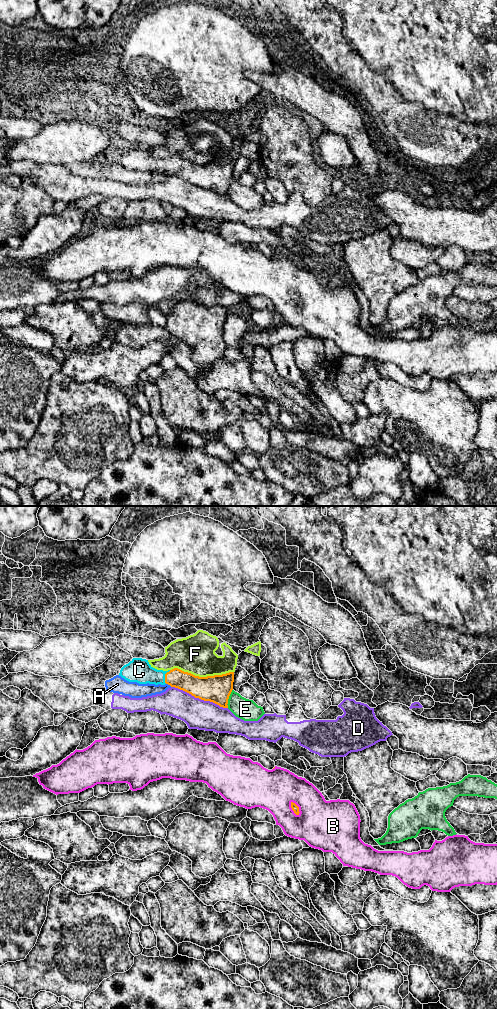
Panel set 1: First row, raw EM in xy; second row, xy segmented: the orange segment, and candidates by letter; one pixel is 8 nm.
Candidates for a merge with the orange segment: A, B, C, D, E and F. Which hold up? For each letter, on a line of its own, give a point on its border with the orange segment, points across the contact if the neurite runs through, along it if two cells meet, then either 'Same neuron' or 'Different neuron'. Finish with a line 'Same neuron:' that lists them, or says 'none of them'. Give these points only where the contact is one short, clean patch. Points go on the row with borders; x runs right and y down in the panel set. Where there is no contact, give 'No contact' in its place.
A: Touches orange at xy (169, 684). Boundary: xy (166, 683), (171, 686). Different neuron
B: Touches orange at xy (292, 809). Different neuron
C: Touches orange at xy (165, 676). Path across: xy (194, 685), (175, 677), (165, 676), (152, 676), (139, 670). Same neuron
D: Touches orange at xy (199, 698). Different neuron
E: Touches orange at xy (228, 698). Different neuron
F: Touches orange at xy (202, 677). Different neuron
Same neuron: C

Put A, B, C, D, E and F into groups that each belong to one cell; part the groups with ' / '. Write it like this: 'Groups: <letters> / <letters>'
Groups: A / B / C / D / E / F

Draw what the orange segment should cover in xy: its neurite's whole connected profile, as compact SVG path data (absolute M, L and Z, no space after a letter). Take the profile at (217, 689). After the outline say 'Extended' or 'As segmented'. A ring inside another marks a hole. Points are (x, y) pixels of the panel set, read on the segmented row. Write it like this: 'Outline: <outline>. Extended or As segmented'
Outline: M133 658L124 665L119 676L139 684L168 684L195 698L213 702L223 708L228 708L228 699L234 682L234 672L199 677L178 668L168 671L157 670L149 664L148 660L142 658Z. Extended

